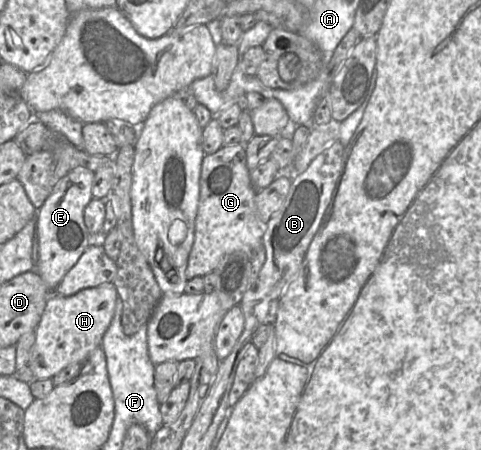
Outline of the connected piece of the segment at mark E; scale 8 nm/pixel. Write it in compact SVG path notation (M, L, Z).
M89 169L70 170L56 183L43 205L36 210L34 271L39 274L50 291L56 289L89 245L103 246L103 239L90 235L84 223L84 209L93 199L93 178L94 172Z

